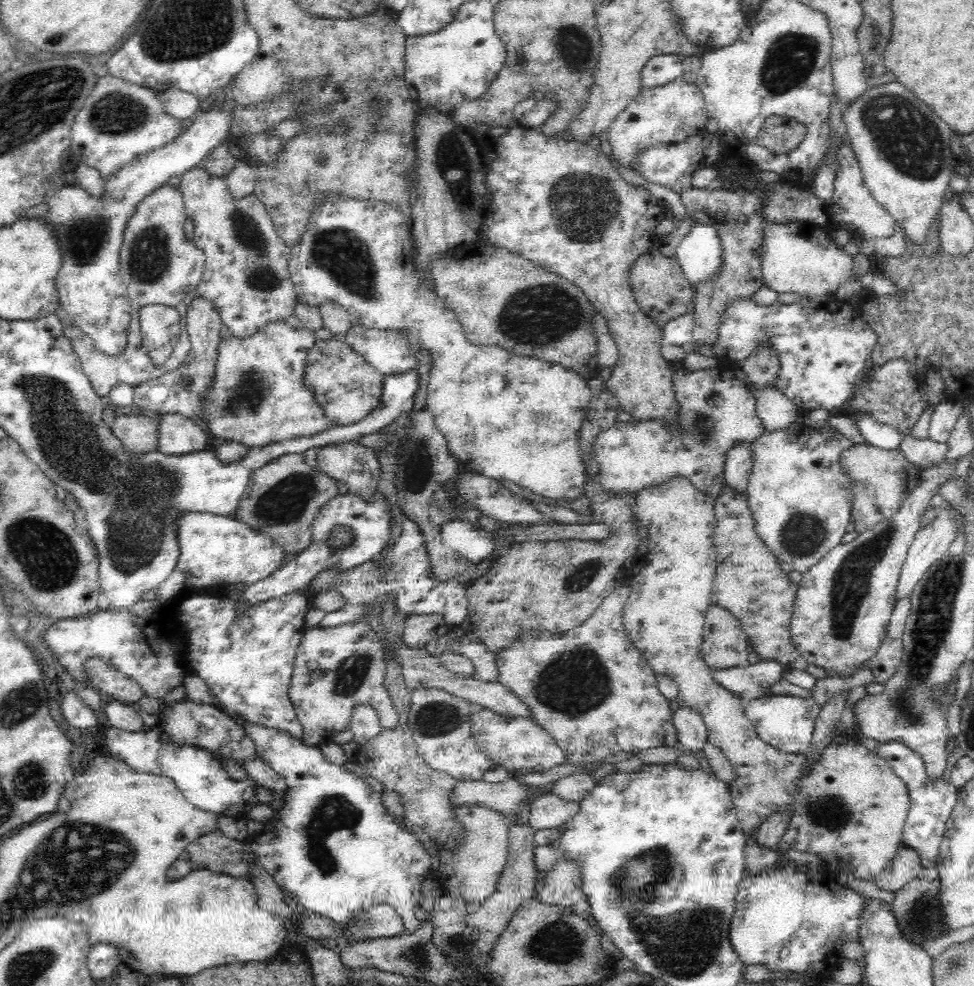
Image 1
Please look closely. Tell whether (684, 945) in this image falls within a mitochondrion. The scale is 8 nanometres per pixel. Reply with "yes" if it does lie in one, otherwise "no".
yes

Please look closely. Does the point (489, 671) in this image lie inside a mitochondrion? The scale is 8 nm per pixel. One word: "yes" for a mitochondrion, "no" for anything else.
no

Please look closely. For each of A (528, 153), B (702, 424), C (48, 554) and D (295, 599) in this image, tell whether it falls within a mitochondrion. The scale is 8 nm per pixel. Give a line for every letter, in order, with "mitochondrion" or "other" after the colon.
A: other
B: mitochondrion
C: mitochondrion
D: other

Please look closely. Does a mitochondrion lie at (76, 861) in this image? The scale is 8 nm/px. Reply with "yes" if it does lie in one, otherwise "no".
yes

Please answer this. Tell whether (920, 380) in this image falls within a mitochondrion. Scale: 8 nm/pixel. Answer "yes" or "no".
no

